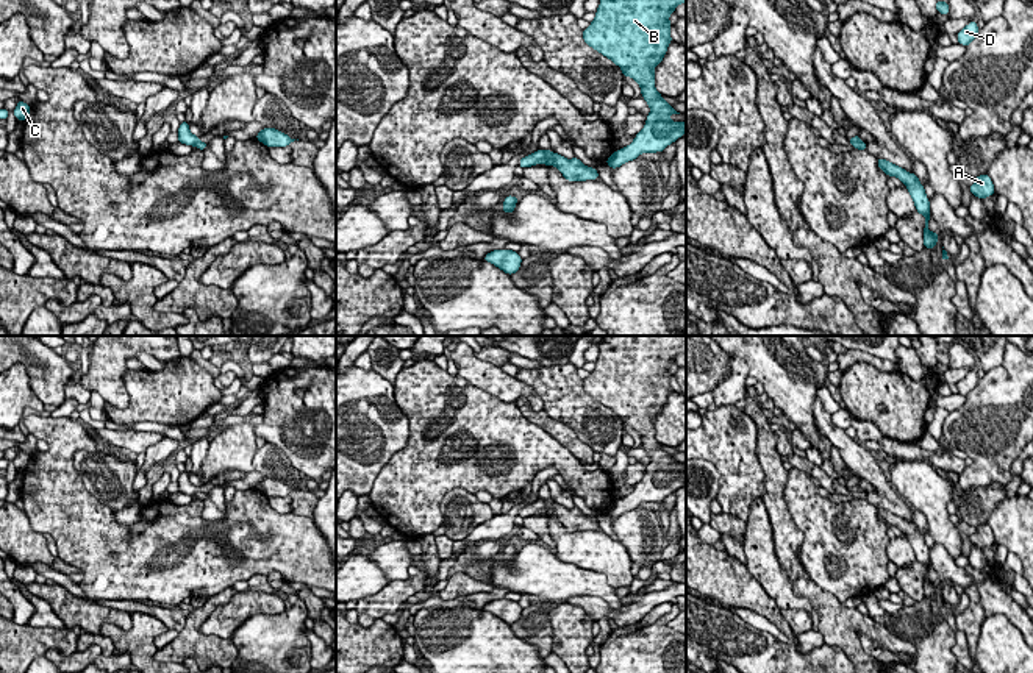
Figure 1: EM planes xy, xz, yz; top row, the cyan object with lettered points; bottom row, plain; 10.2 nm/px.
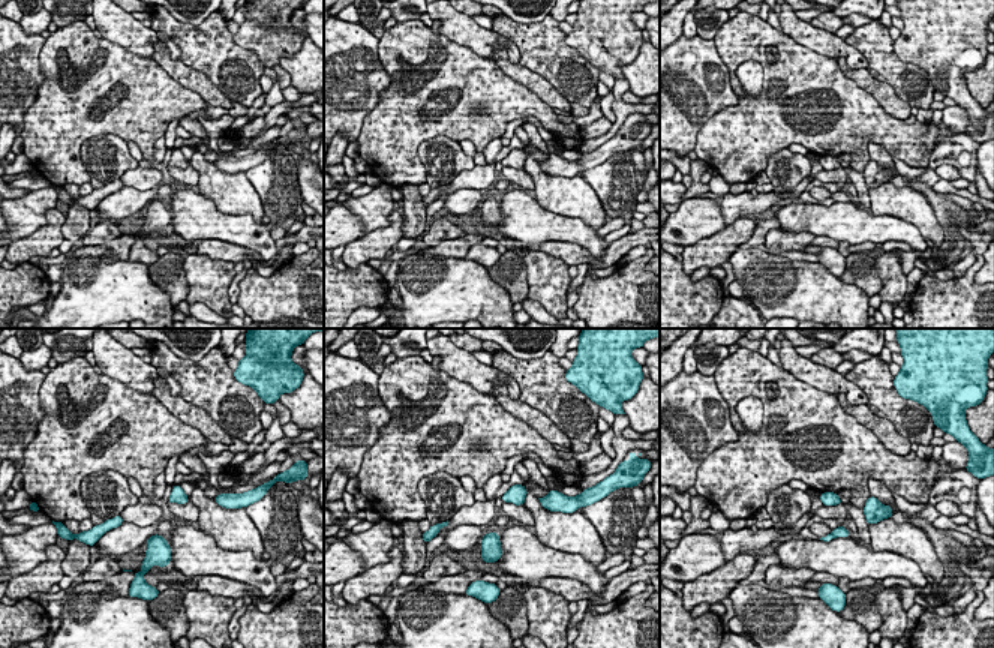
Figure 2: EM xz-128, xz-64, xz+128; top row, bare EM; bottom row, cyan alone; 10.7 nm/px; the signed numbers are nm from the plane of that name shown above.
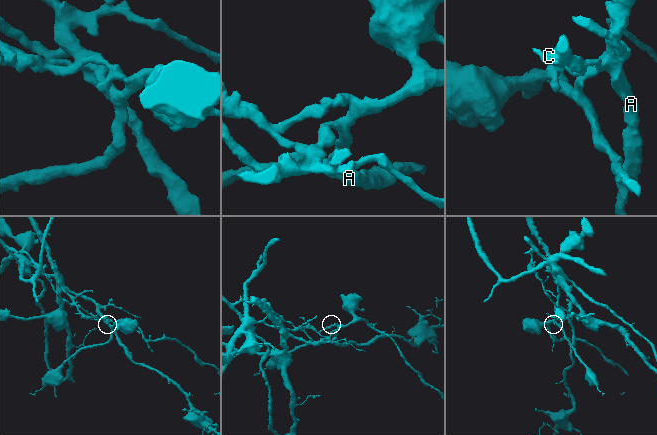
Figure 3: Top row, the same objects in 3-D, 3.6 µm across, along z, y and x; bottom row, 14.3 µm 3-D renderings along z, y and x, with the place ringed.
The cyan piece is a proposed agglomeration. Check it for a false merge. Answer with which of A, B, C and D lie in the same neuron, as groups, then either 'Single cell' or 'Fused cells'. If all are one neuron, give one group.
Groups: A B D / C. Fused cells

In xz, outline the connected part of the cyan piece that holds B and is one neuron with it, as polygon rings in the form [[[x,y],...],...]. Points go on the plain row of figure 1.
[[[603,336],[595,369],[583,379],[584,392],[631,426],[650,456],[644,478],[634,490],[616,500],[605,512],[611,518],[636,509],[641,503],[664,501],[686,482],[684,472],[667,465],[680,464],[655,439],[655,415],[672,390],[669,365],[686,353],[686,336]]]

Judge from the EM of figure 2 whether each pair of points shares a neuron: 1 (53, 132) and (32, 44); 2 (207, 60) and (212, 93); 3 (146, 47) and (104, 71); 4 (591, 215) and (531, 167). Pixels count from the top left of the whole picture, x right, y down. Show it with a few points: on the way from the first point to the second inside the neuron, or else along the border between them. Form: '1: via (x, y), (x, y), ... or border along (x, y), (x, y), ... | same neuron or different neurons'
1: border along (41, 48), (39, 71), (42, 84), (24, 116) | different neurons
2: border along (180, 60), (201, 71), (233, 102) | different neurons
3: border along (102, 38), (150, 57) | different neurons
4: via (576, 200), (559, 195), (546, 182) | same neuron

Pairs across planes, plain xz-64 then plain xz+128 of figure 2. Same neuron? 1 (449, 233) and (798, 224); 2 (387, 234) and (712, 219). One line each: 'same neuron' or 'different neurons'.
1: different neurons
2: different neurons

